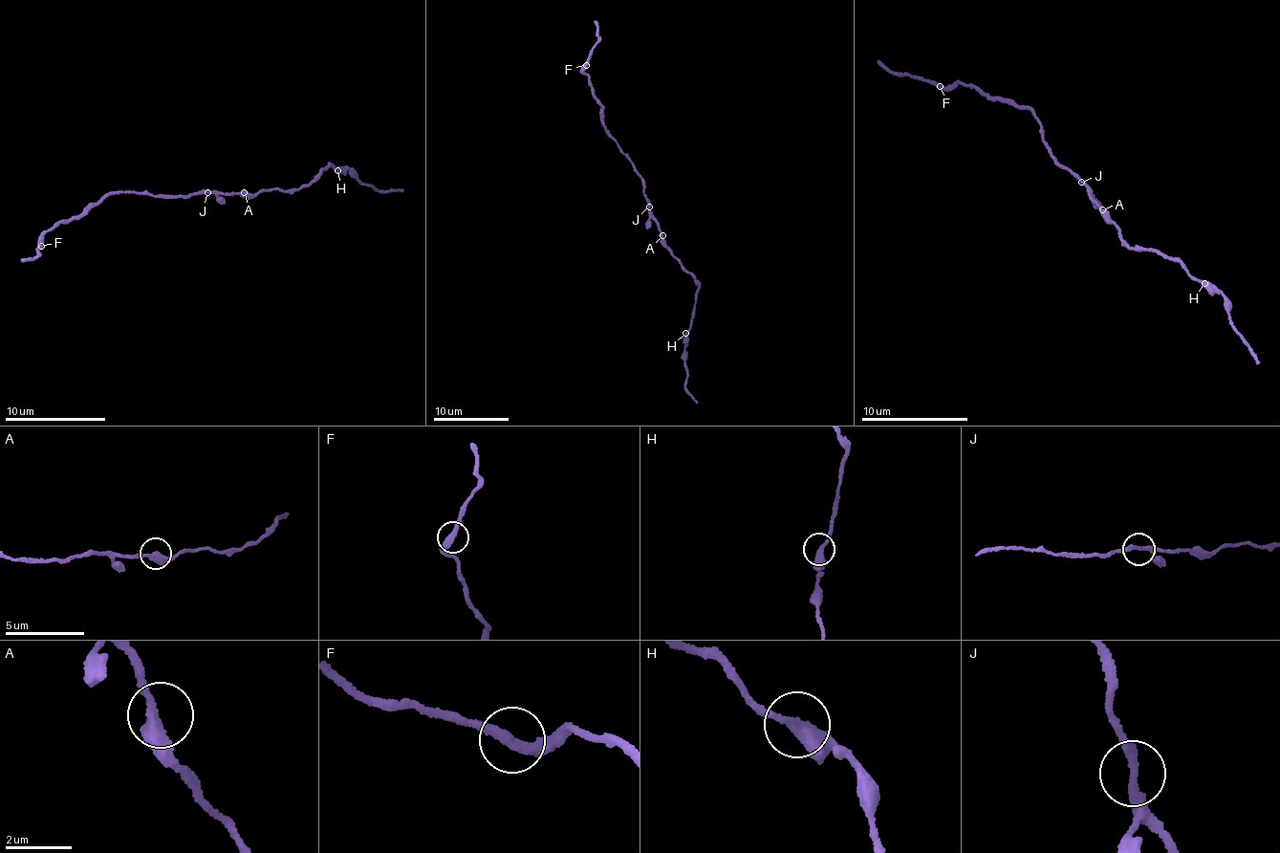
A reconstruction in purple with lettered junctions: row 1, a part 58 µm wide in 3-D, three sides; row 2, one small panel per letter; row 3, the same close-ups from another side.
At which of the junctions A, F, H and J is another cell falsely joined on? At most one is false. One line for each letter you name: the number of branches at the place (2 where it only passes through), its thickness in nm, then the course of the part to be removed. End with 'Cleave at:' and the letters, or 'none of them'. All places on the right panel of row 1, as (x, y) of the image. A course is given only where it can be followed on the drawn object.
Cleave at: none of them

